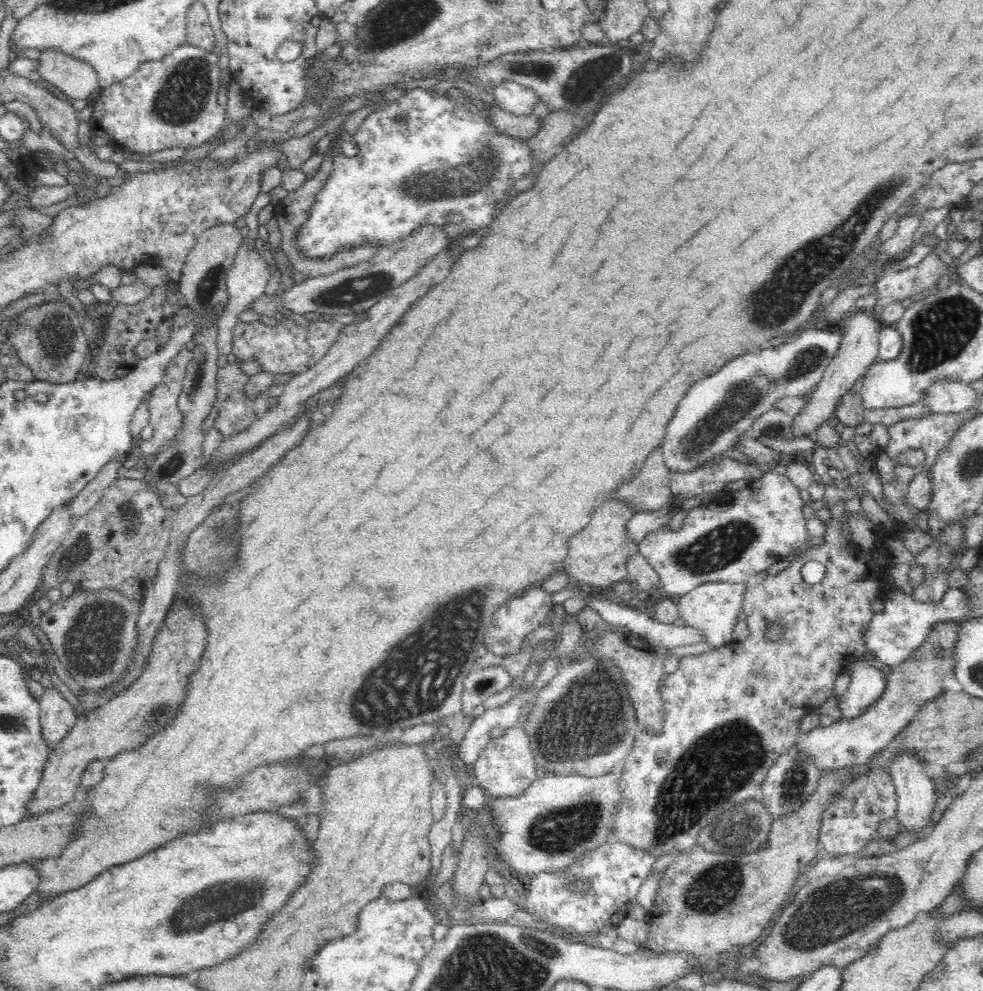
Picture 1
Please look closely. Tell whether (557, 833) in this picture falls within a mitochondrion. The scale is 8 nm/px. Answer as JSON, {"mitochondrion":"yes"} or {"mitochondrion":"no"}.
{"mitochondrion":"yes"}

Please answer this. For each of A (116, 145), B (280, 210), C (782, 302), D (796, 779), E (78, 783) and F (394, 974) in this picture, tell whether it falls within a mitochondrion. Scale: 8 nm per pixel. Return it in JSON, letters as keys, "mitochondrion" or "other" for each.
{"A":"other","B":"other","C":"mitochondrion","D":"mitochondrion","E":"other","F":"other"}

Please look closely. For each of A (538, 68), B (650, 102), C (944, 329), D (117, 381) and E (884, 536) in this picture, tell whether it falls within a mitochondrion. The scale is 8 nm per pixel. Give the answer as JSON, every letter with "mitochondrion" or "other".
{"A":"mitochondrion","B":"other","C":"mitochondrion","D":"other","E":"other"}

